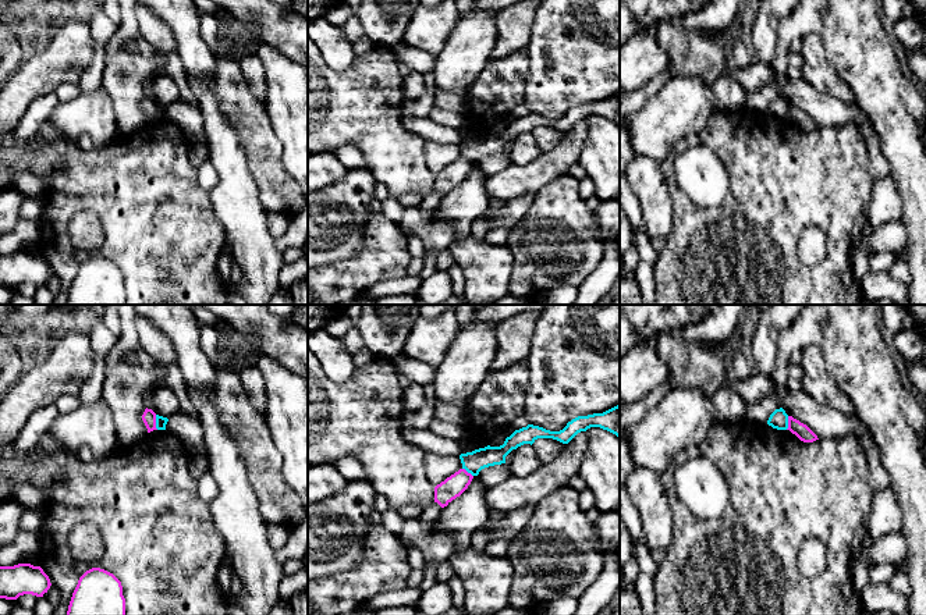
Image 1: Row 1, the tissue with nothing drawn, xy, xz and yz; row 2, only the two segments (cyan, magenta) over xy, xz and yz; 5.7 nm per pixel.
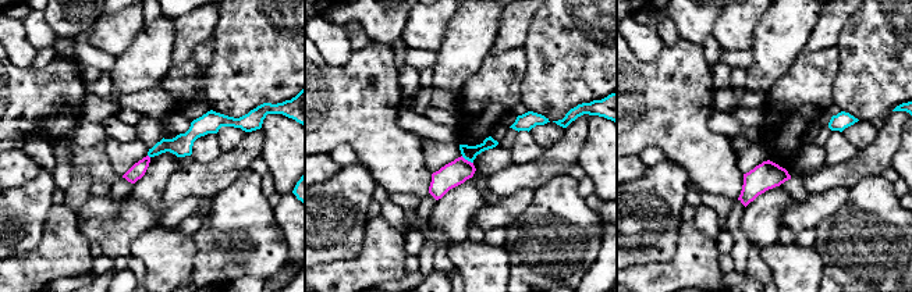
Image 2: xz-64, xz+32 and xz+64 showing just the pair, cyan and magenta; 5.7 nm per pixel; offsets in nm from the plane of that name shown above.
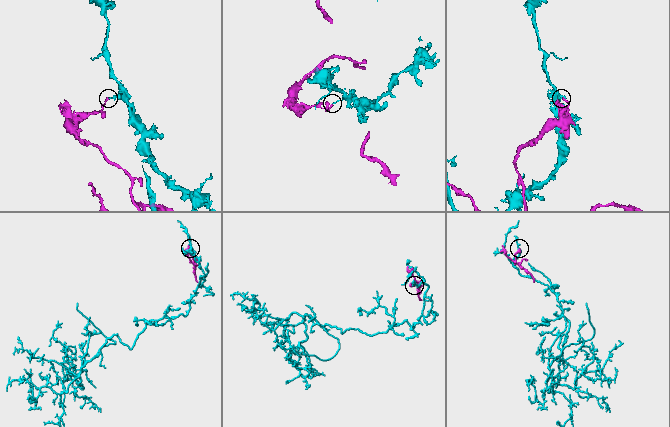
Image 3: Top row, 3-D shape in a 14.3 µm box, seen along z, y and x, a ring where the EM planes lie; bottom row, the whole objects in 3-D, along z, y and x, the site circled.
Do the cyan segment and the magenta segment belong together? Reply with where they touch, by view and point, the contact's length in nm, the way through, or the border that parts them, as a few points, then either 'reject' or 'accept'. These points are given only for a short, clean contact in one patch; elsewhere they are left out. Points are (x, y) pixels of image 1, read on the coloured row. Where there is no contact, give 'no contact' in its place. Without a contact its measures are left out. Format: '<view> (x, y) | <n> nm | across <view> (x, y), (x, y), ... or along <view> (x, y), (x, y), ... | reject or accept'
xy (156, 422) | 90 nm | along xy (155, 415), (155, 426), (158, 429) | reject

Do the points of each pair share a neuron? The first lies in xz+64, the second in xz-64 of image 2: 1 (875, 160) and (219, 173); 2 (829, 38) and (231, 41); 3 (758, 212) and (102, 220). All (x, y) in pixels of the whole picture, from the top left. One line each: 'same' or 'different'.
1: same
2: different
3: different

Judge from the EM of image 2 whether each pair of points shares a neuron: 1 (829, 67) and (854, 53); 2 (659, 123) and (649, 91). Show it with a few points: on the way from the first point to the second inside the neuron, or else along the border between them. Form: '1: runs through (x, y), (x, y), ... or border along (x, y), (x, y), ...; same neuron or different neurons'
1: border along (836, 47), (838, 74), (831, 93); different neurons
2: runs through (659, 114), (657, 99); same neuron

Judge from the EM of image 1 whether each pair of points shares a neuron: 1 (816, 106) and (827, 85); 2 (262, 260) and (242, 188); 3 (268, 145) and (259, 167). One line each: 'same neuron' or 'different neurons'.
1: different neurons
2: same neuron
3: same neuron

